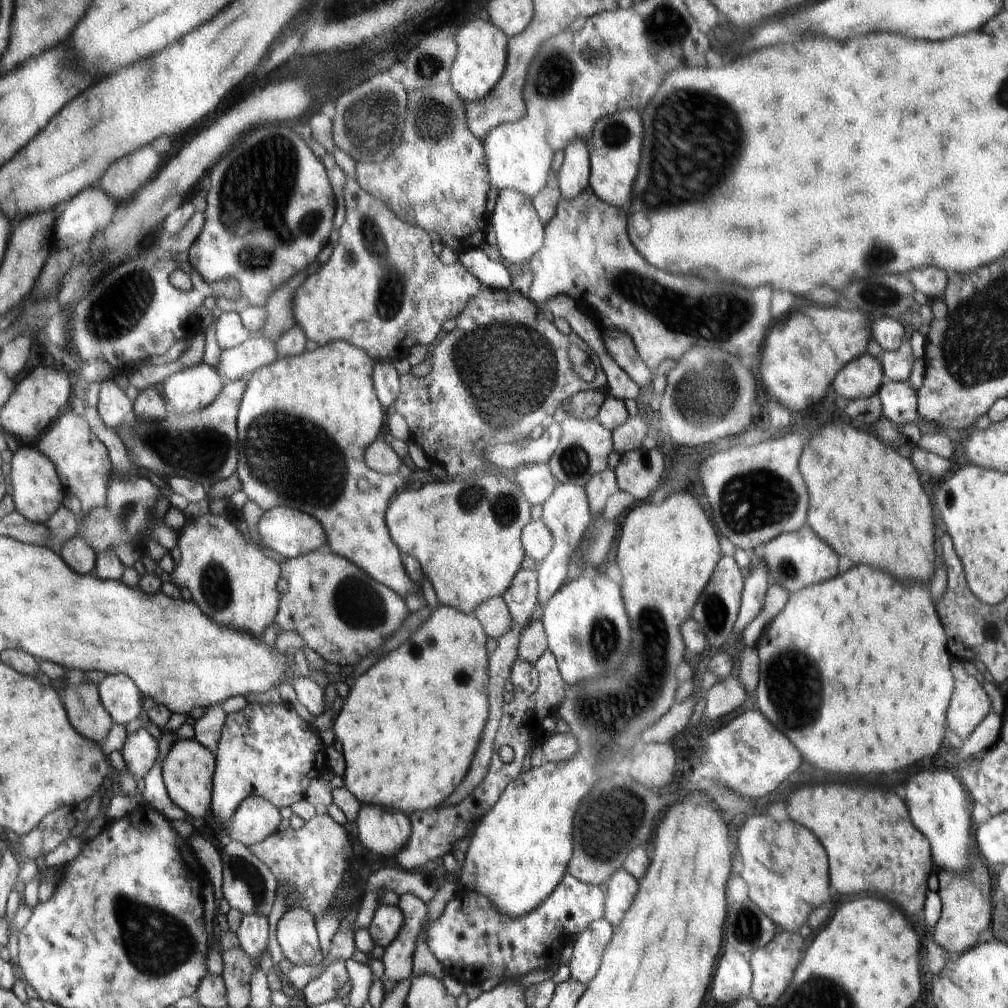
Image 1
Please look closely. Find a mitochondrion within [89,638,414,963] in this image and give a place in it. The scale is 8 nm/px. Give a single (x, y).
(245, 870)

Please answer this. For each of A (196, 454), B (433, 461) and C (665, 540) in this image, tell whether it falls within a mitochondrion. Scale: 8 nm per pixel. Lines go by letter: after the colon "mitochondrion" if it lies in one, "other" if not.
A: mitochondrion
B: other
C: other

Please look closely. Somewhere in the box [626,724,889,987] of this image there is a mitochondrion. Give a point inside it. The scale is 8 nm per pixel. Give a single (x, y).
(747, 923)

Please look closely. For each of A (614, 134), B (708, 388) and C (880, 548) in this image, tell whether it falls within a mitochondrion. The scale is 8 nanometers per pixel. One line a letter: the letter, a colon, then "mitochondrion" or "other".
A: mitochondrion
B: mitochondrion
C: other

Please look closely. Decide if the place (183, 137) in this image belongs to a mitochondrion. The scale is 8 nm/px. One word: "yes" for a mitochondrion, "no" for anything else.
no

